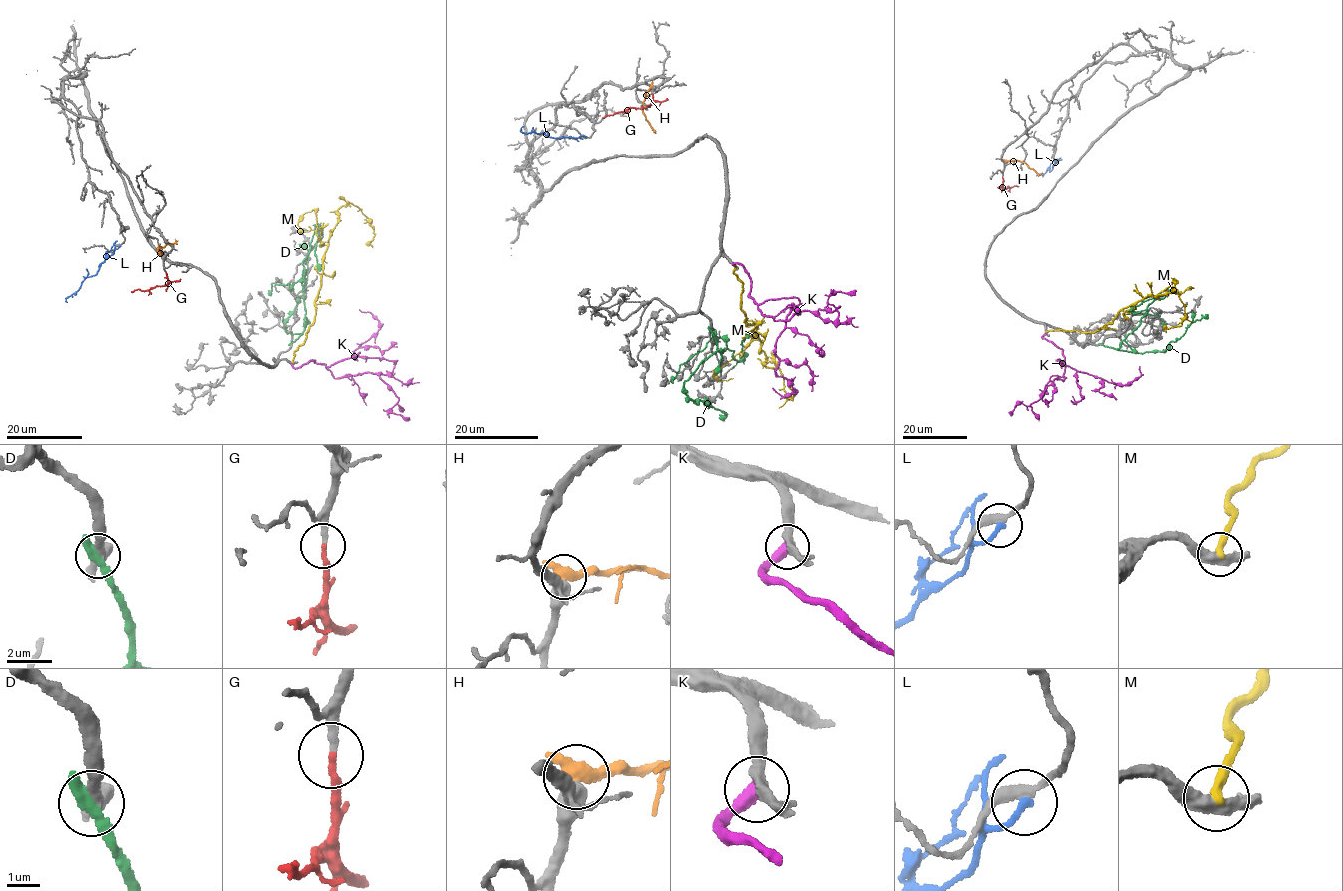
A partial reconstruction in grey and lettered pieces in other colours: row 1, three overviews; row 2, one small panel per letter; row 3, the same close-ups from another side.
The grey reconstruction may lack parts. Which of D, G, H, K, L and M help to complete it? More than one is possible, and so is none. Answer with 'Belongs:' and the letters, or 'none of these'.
Belongs: G

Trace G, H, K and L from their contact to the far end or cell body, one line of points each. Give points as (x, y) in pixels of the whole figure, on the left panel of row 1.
G: (165, 272), (168, 283), (131, 291)
H: (161, 255), (157, 251), (159, 246), (176, 242), (174, 238)
K: (291, 364), (298, 368), (311, 359), (326, 367), (359, 353), (351, 354), (380, 324), (359, 310)
L: (119, 246), (95, 275), (88, 277), (66, 298), (67, 302)

